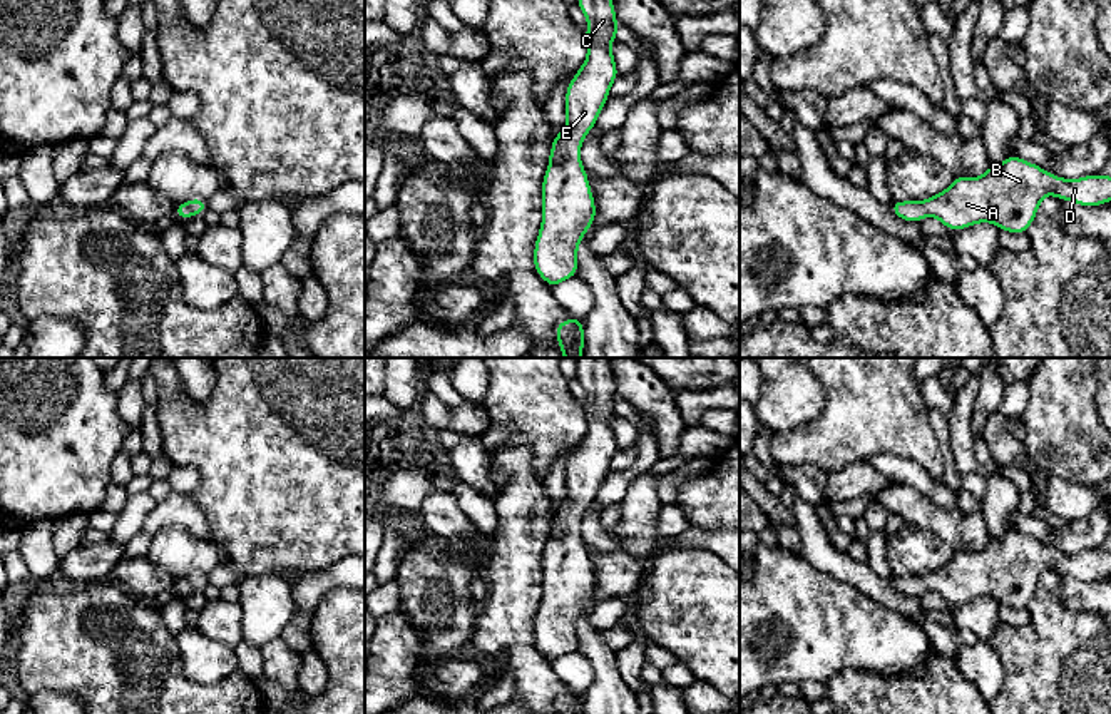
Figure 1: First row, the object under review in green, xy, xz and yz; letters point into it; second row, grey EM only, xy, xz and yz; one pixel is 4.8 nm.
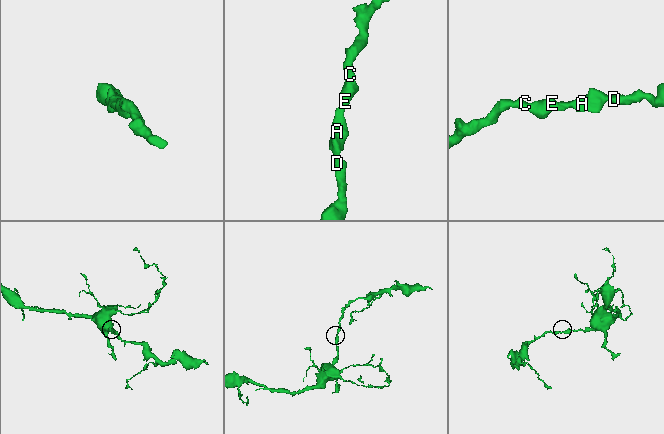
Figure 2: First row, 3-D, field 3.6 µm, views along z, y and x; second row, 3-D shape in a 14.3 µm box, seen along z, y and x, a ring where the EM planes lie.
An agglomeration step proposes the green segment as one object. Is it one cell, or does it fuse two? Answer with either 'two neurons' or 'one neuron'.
one neuron

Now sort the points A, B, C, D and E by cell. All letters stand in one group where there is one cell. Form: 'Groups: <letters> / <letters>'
Groups: A B C D E

